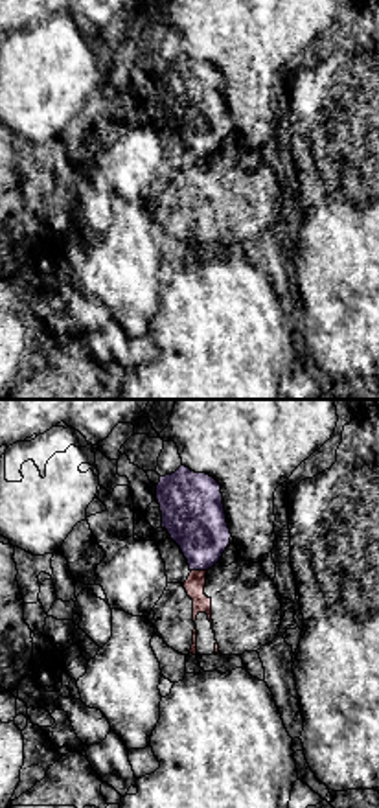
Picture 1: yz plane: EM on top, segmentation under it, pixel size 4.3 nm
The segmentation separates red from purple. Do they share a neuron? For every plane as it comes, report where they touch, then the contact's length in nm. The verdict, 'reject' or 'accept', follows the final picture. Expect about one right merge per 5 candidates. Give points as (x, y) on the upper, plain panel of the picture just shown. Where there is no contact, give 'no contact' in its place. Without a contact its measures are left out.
meets red at (199, 159); contact 70 nm long

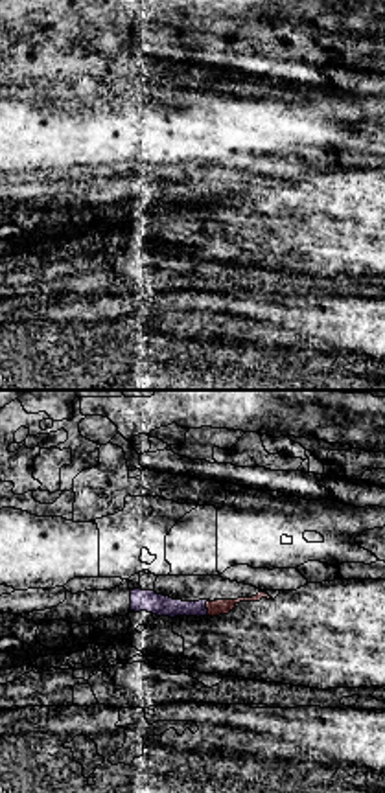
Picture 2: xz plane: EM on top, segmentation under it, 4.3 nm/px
meets red at (207, 195); contact 70 nm long

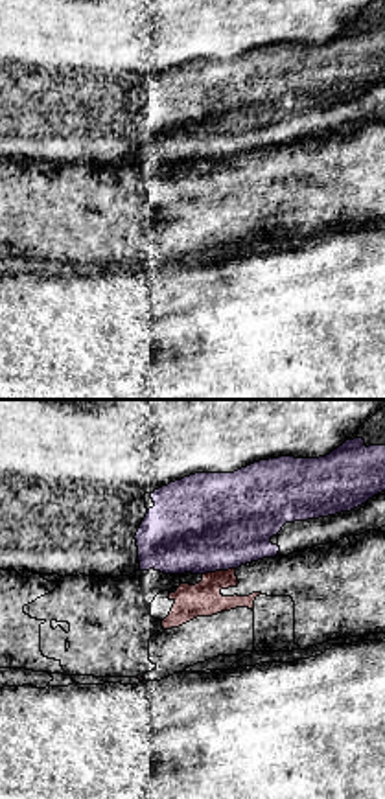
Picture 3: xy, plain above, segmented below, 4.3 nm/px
meets red at (218, 159); contact 150 nm long

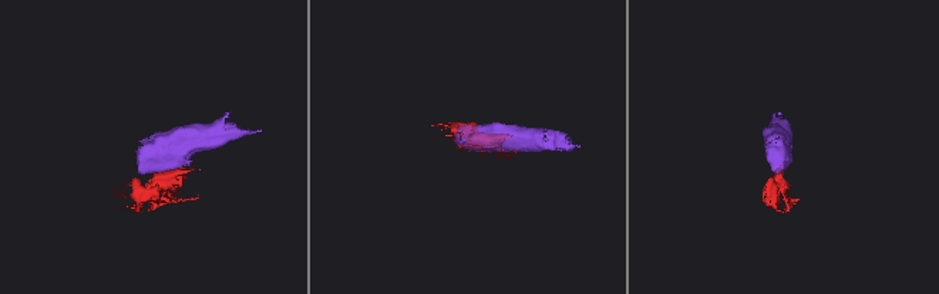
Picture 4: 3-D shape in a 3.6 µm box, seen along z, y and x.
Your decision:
reject

